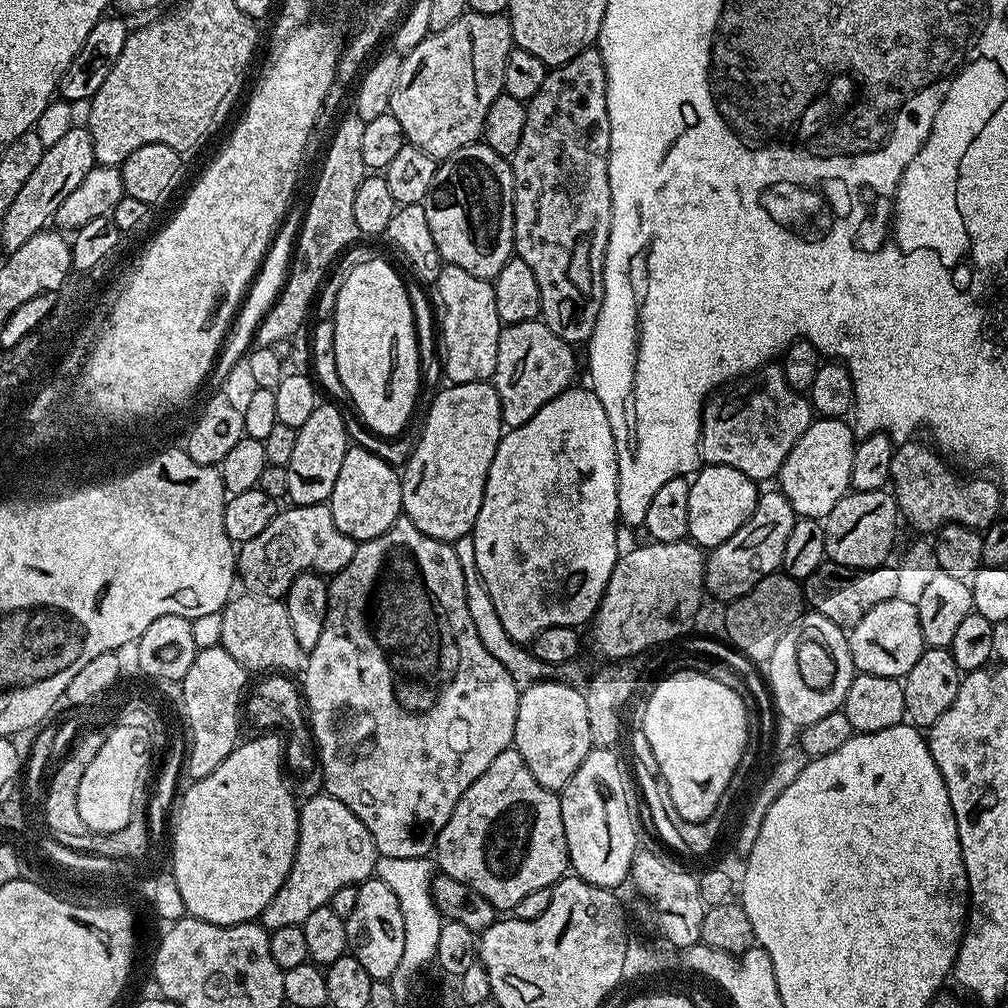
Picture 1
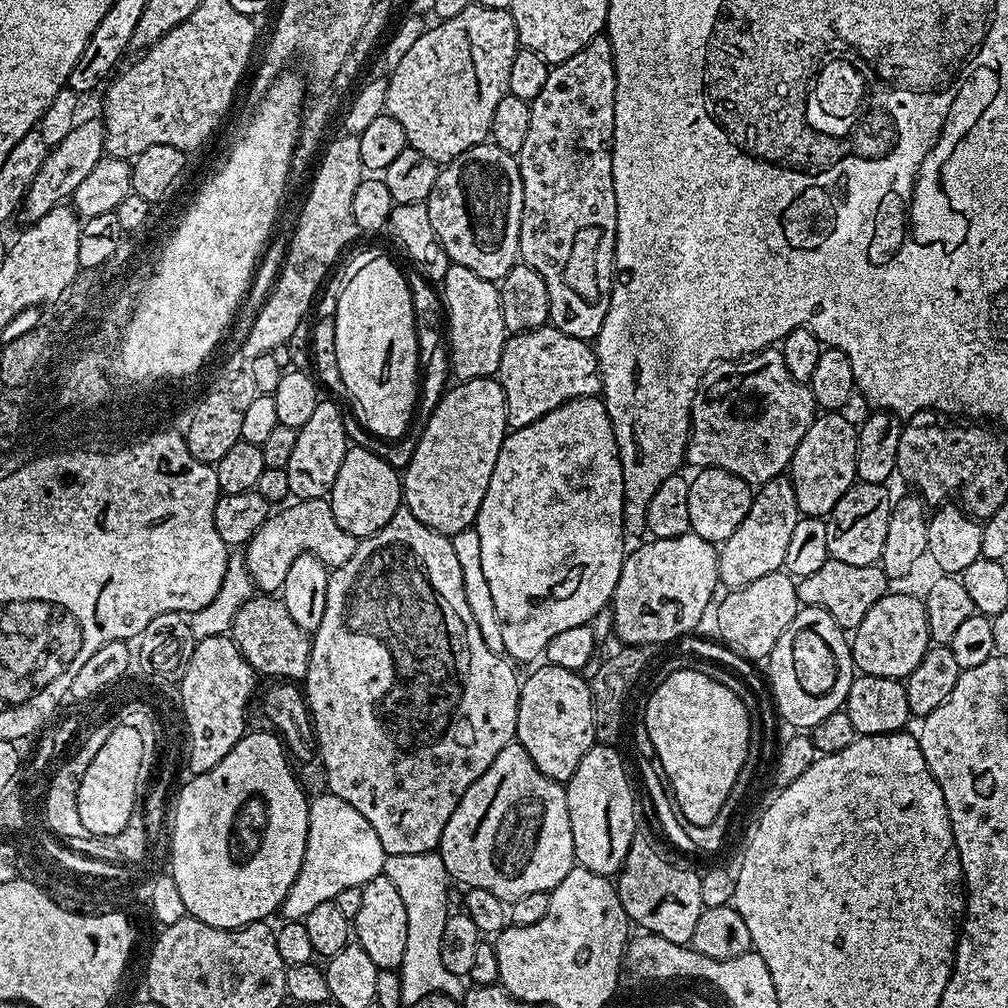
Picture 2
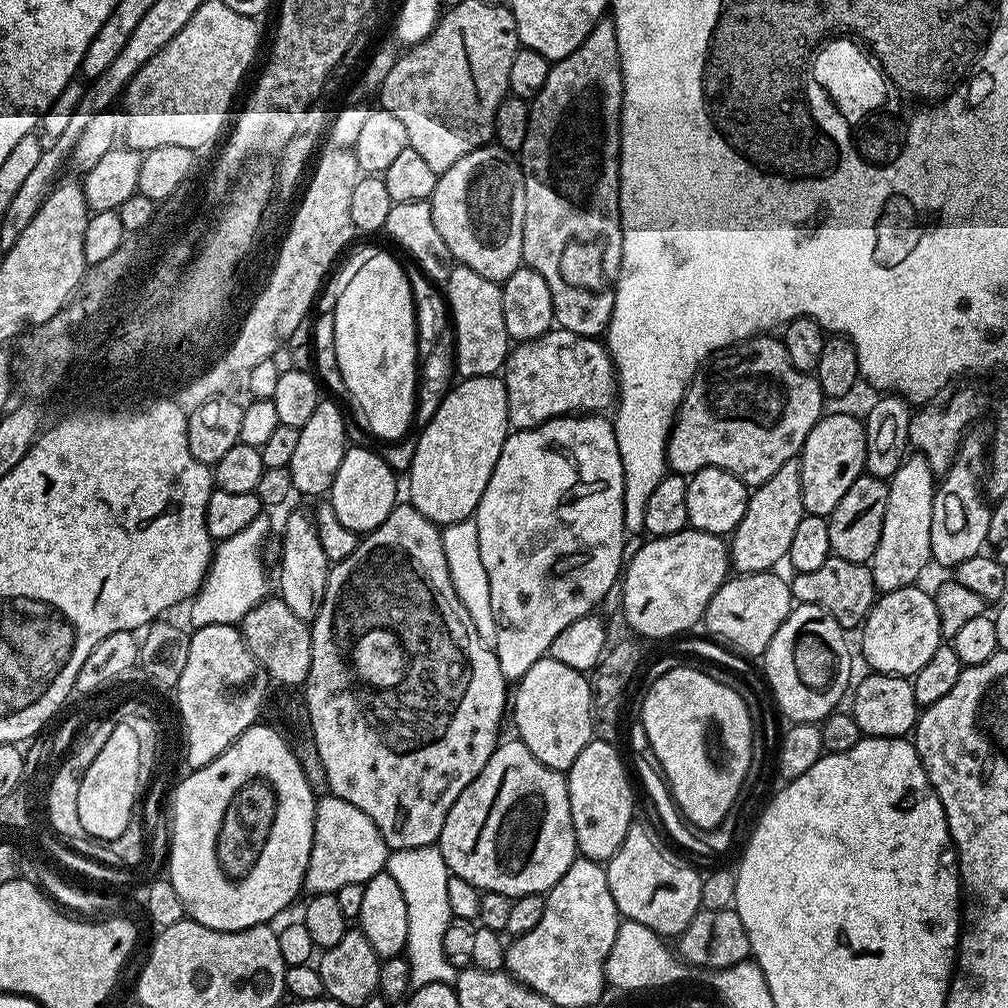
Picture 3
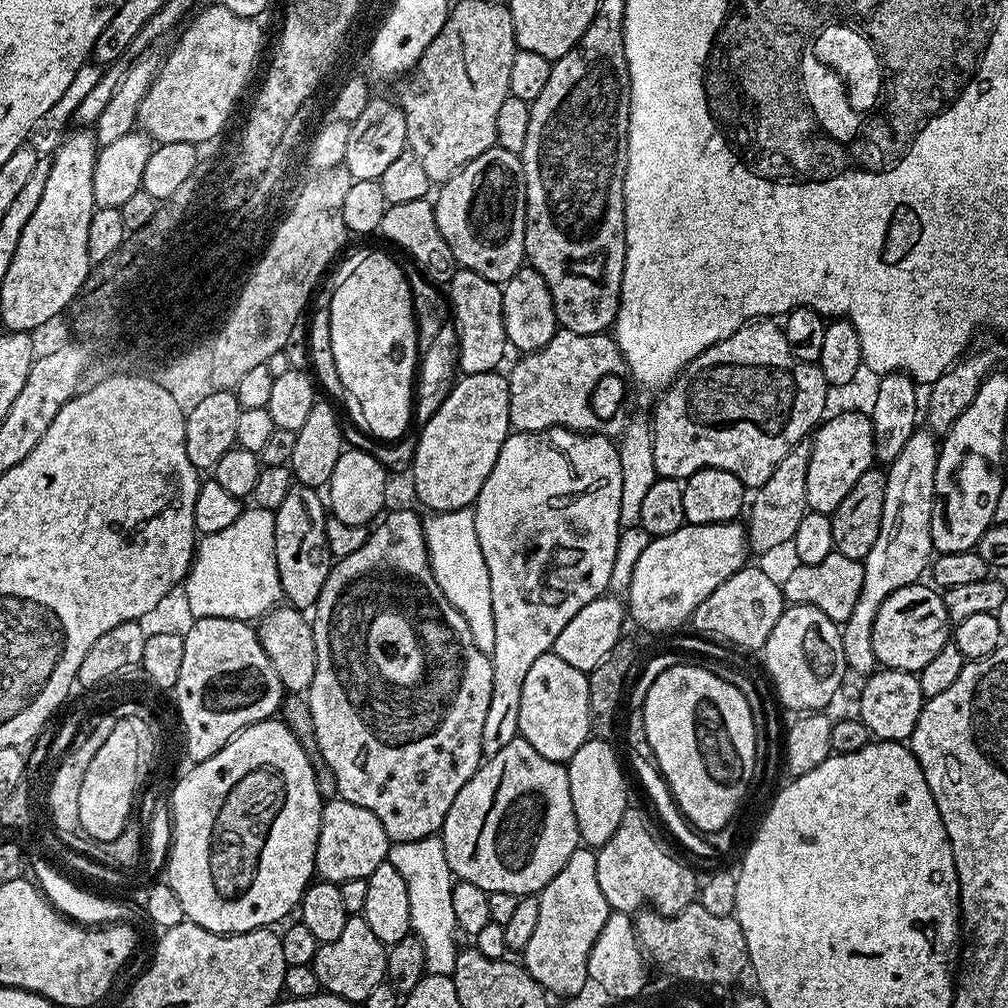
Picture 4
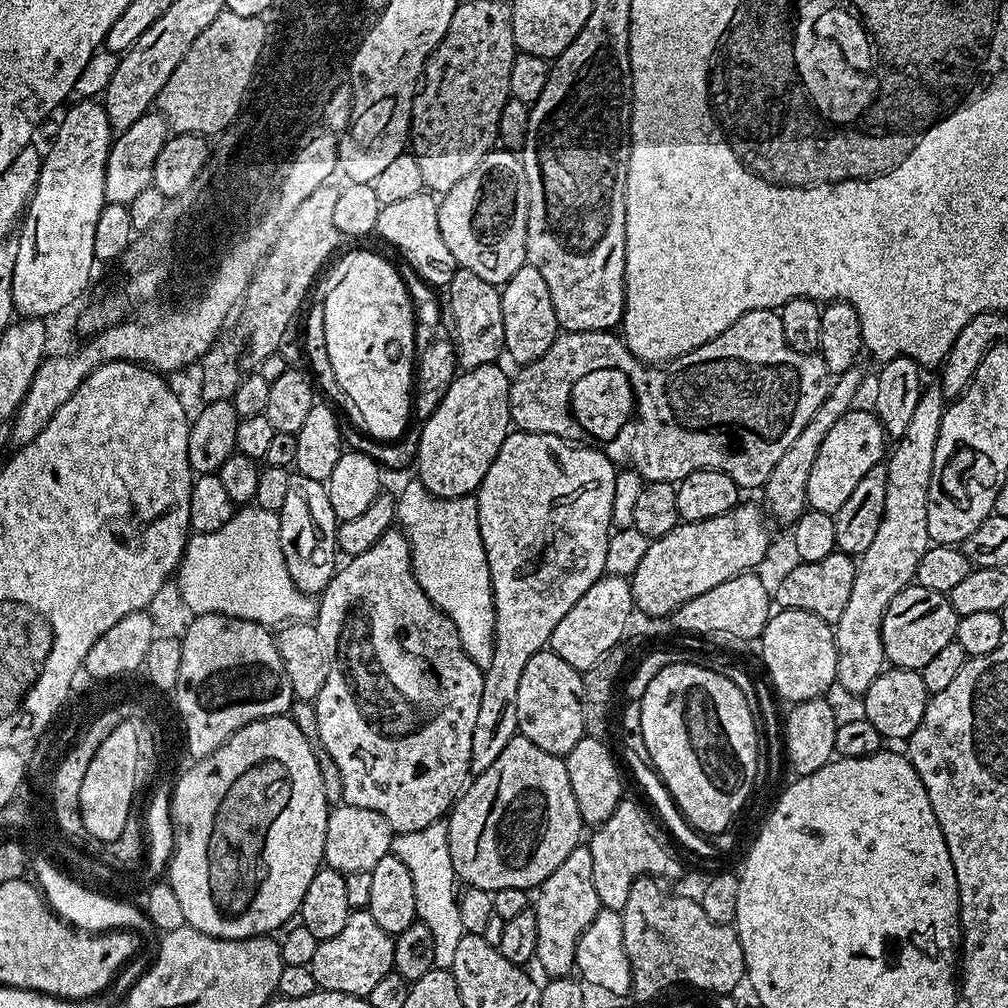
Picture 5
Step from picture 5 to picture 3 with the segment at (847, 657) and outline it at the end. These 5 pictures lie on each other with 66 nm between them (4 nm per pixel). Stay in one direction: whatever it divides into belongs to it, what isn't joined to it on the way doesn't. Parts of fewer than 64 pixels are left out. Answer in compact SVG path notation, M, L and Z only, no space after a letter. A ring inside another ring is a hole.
M919 454L905 456L902 466L887 481L886 518L882 518L882 538L870 561L872 577L881 593L915 585L932 560L930 550L930 514L934 506L936 484L927 458Z

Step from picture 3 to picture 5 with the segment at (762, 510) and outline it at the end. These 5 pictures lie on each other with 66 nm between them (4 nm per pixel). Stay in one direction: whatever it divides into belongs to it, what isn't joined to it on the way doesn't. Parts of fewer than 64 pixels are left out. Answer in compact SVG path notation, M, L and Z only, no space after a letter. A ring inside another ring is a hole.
M859 367L846 370L840 376L835 377L834 383L829 387L826 398L818 410L814 410L814 418L806 422L806 427L798 433L798 438L787 448L786 454L778 458L774 470L770 470L770 478L762 486L764 492L763 503L766 505L766 512L773 521L791 526L796 519L808 508L808 495L806 494L806 482L810 482L810 469L814 467L814 461L818 459L818 450L825 440L827 432L842 418L842 414L853 411L856 395L864 384L864 376L860 373Z

